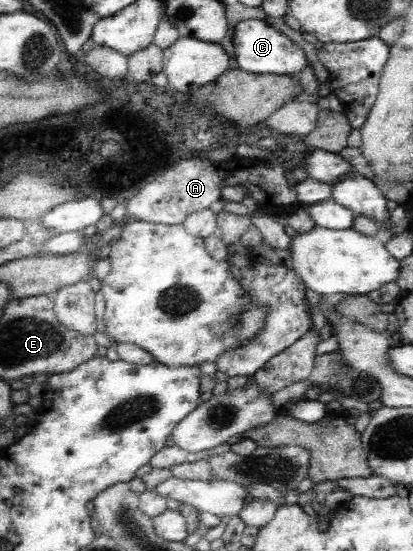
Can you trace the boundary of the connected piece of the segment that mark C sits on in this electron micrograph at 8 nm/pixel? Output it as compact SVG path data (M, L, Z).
M245 19L234 28L233 45L235 50L234 66L249 73L292 74L298 73L307 65L305 52L279 29L264 19Z

